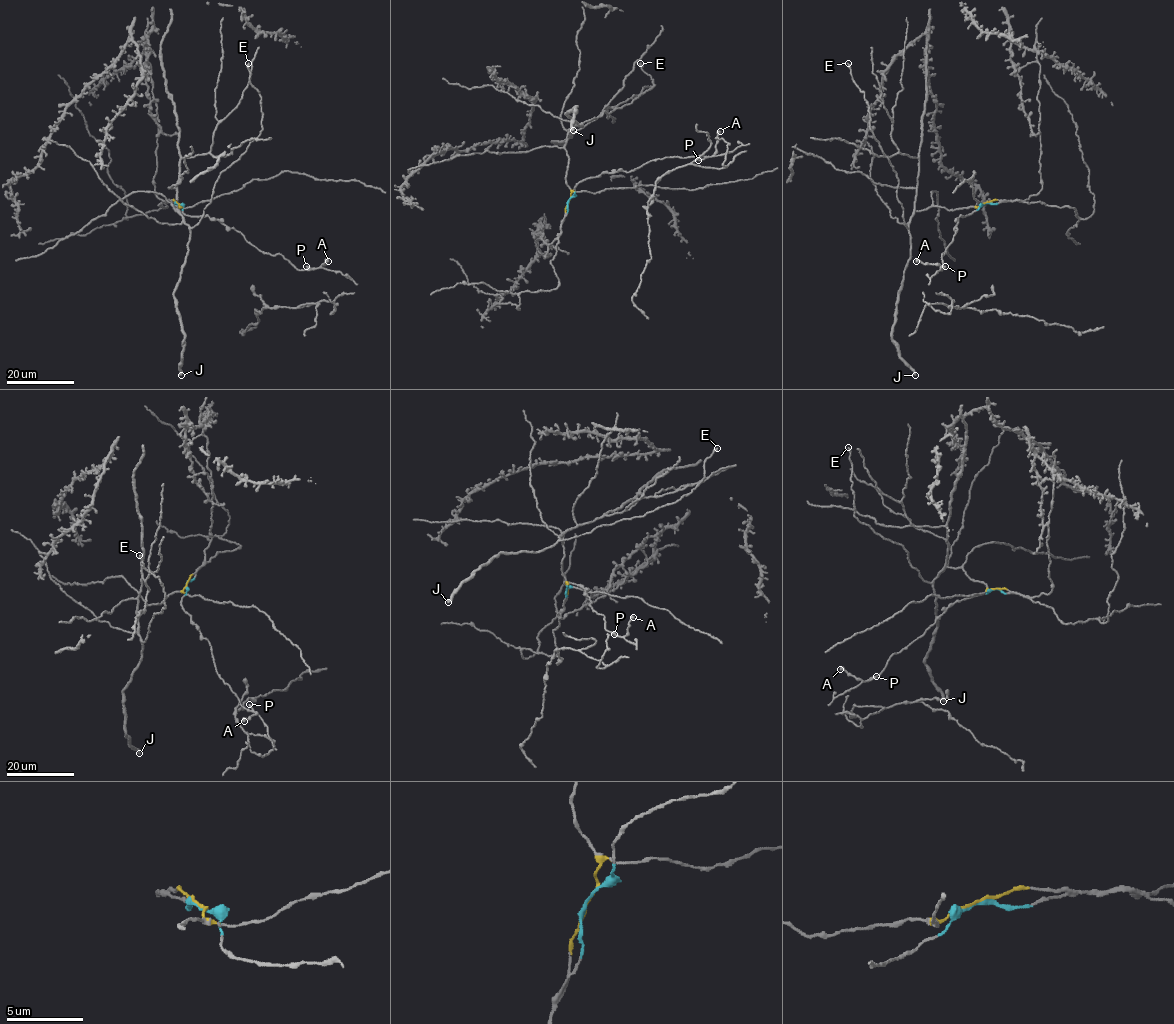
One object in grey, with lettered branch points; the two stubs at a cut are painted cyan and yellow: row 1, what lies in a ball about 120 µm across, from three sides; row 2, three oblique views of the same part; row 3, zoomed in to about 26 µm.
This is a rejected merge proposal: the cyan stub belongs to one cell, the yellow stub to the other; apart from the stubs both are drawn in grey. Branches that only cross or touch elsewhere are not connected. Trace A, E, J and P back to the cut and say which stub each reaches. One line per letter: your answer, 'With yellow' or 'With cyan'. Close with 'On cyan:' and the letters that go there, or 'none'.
A: With cyan
E: With yellow
J: With yellow
P: With cyan
On cyan: A, P

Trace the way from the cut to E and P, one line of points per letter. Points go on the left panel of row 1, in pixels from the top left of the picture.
E: (177, 203), (173, 208), (194, 227), (220, 173), (260, 134), (261, 98), (250, 82), (248, 63)
P: (177, 203), (186, 215), (220, 220), (253, 246), (281, 254), (299, 270), (313, 269), (306, 266)

